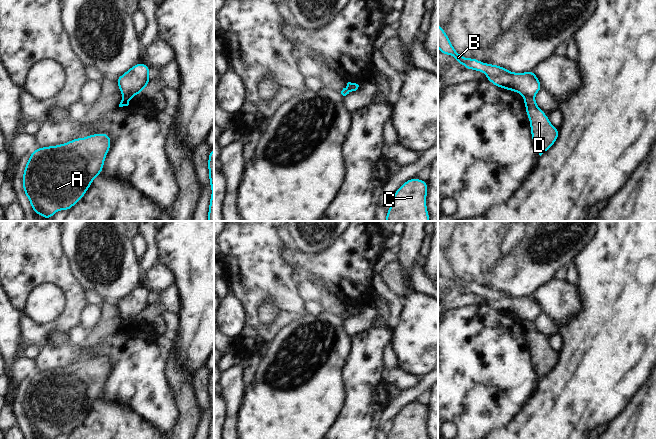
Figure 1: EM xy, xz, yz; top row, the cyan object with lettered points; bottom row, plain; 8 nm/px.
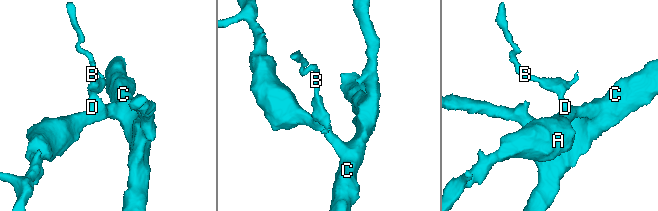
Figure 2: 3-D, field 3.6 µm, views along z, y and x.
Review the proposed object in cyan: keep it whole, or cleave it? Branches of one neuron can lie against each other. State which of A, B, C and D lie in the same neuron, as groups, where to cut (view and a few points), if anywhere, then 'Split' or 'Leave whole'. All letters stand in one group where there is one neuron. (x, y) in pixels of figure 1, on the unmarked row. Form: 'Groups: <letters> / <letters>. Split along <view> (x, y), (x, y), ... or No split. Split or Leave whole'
Groups: A C D / B. Split along xz (348, 306), (347, 310), (351, 315). Split.

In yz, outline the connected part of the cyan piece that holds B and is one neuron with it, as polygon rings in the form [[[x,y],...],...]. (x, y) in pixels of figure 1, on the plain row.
[[[438,248],[438,272],[440,278],[451,279],[458,289],[463,288],[466,294],[483,296],[493,309],[505,314],[519,317],[523,322],[534,322],[542,313],[542,309],[534,295],[516,297],[502,290],[479,285],[476,282],[465,282],[452,270],[444,253]]]

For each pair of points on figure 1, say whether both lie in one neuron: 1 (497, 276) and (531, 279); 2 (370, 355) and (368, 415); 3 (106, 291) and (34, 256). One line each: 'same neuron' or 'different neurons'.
1: same neuron
2: same neuron
3: different neurons

